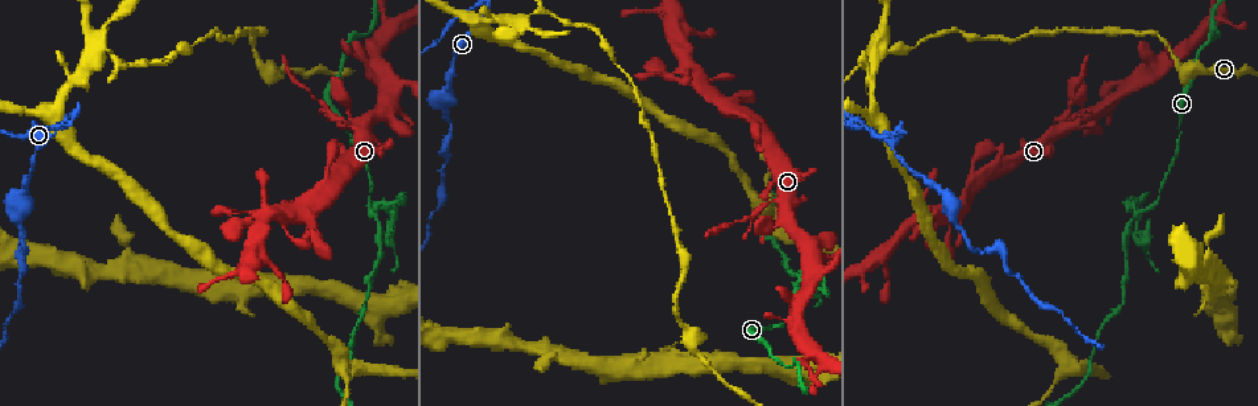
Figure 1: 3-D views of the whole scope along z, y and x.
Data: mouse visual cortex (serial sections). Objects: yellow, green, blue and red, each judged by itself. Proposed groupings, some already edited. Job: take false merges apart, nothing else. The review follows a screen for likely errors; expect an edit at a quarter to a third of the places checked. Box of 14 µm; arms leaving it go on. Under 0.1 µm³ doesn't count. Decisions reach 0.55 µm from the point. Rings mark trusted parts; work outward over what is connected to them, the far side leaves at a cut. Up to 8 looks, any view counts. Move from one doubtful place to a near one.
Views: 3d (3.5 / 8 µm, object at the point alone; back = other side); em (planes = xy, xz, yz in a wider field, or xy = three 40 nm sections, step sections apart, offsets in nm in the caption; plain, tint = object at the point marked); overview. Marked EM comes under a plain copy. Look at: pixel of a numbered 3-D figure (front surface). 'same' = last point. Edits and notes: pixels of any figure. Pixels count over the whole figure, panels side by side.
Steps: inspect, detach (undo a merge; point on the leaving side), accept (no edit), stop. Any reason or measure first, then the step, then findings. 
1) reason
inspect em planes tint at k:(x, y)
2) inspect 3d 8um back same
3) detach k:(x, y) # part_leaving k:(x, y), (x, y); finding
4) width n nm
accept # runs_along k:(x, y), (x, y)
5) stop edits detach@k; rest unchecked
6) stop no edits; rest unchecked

sharp bend
inspect 3d 3.5um at 1:(1217, 34)

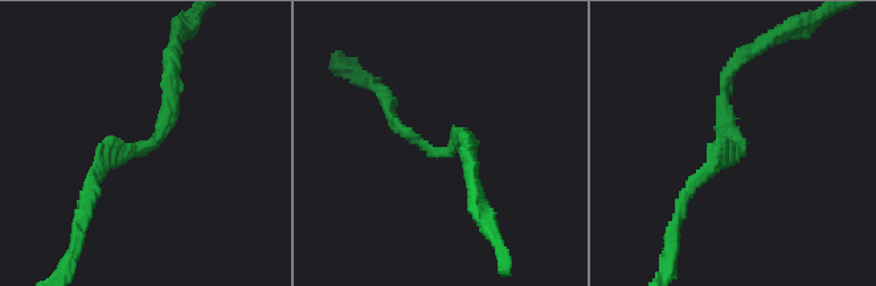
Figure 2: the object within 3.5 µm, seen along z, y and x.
arm_widths 150, 150 nm
inspect em xy step 2 tint at 2:(741, 144)

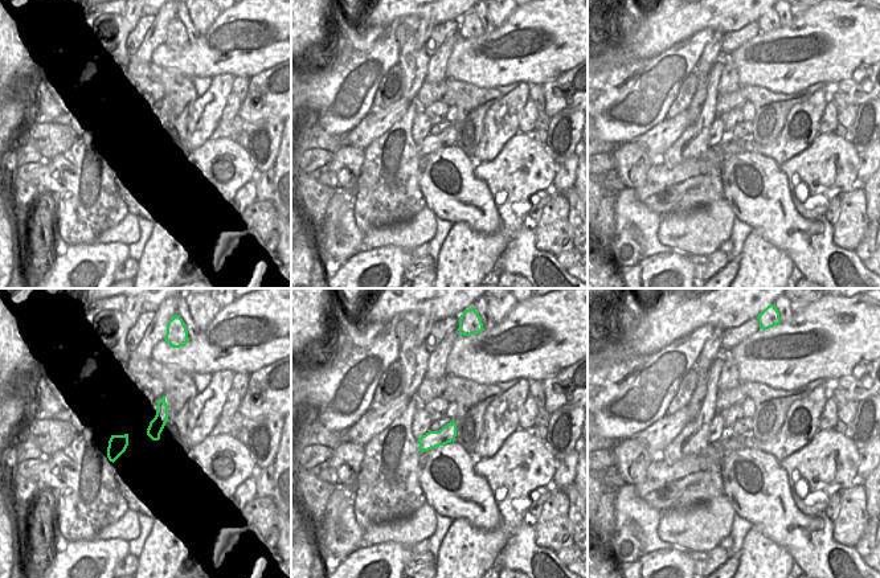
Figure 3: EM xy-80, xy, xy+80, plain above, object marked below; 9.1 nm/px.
cut it another way
inspect em xy step 3 tint same

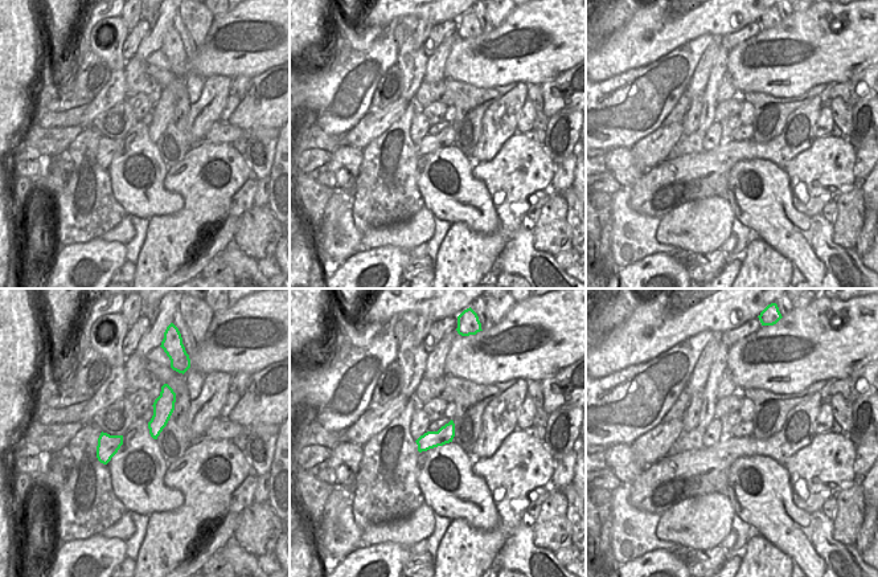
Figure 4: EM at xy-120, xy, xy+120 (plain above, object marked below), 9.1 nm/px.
width 160 nm
accept # runs_along 2:(94, 180), (106, 151), (159, 135), (171, 66); continuous, no second cell

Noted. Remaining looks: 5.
arms part here
inspect 3d 3.5um at 1:(1135, 215)

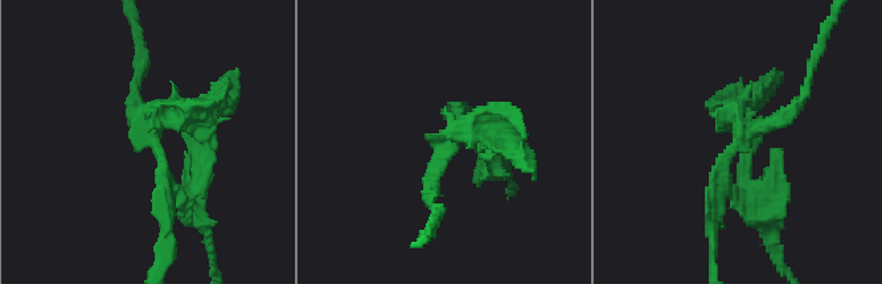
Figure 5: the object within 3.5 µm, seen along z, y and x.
need the tissue
inspect em planes tint at 5:(450, 136)

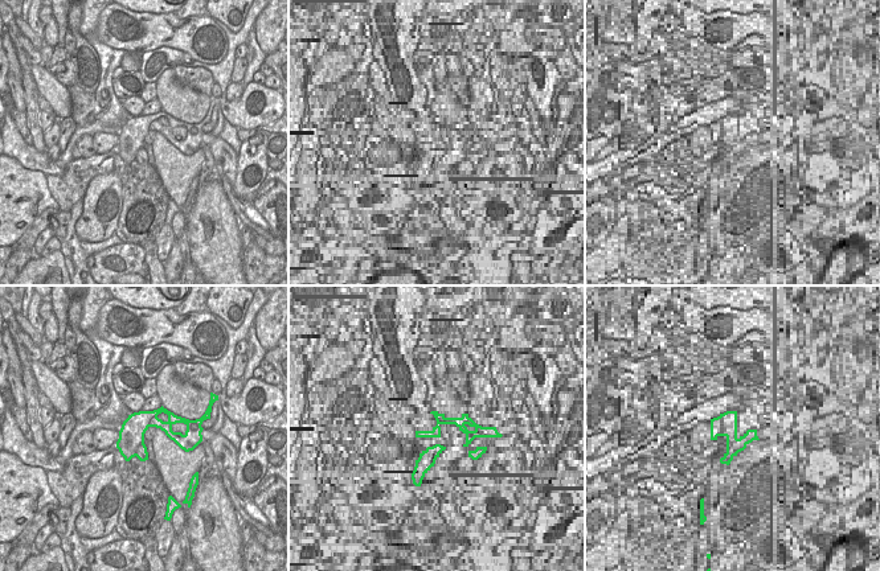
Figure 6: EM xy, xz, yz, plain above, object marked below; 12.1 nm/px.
detach 5:(492, 161) # border 6:(143, 442), (135, 455); a second cell is stuck on

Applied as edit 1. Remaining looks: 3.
sharp bend
inspect 3d 3.5um at 1:(488, 8)

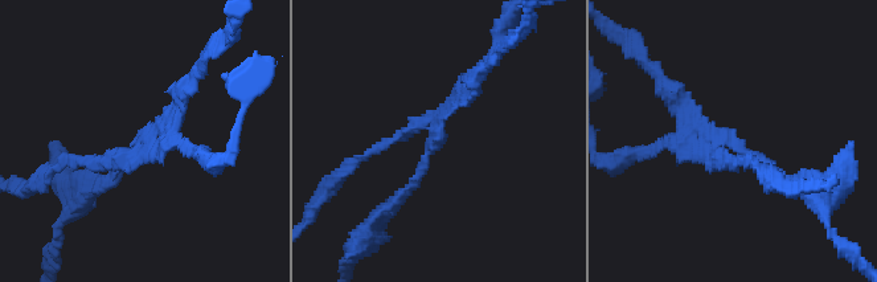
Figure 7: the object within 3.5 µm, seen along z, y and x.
inspect em xy step 5 tint at 7:(741, 149)

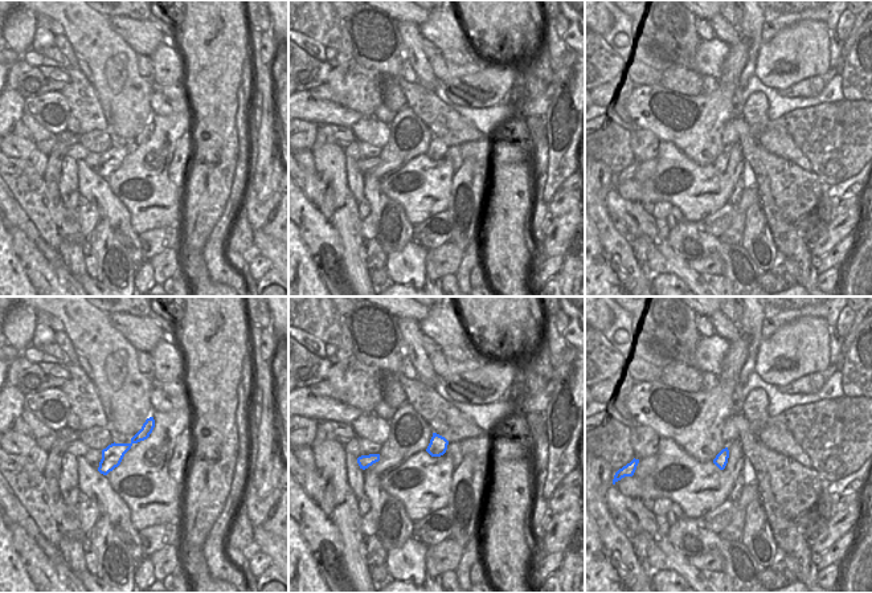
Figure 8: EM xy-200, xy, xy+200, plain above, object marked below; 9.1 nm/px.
inspect em xy step 1 tint same

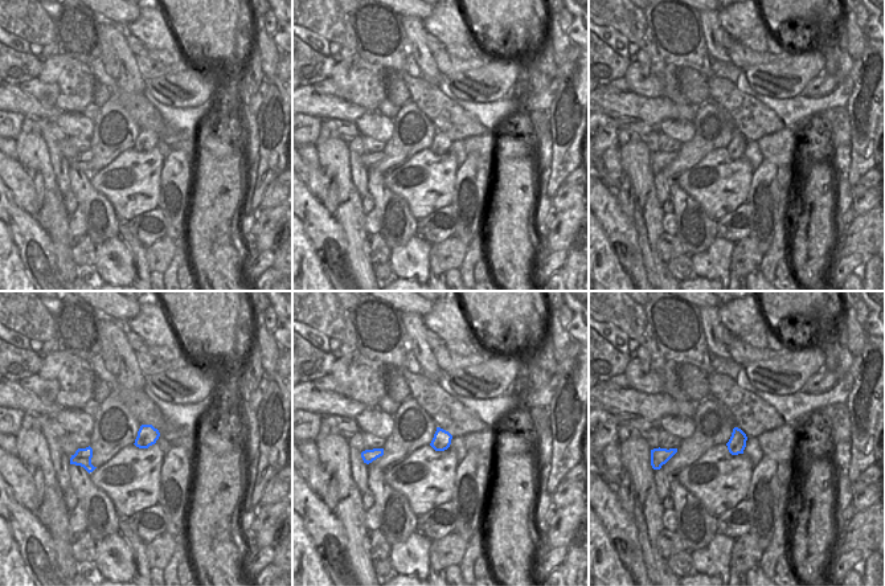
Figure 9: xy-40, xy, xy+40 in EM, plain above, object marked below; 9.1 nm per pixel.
detach 7:(86, 160) # part_leaving 7:(128, 148), (64, 160), (31, 186); two cells meet here

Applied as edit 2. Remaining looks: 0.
stop edits detach@5, detach@7; rest unchecked

